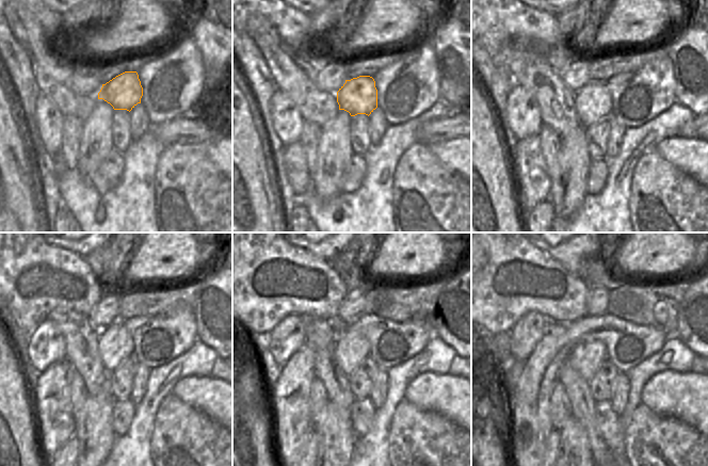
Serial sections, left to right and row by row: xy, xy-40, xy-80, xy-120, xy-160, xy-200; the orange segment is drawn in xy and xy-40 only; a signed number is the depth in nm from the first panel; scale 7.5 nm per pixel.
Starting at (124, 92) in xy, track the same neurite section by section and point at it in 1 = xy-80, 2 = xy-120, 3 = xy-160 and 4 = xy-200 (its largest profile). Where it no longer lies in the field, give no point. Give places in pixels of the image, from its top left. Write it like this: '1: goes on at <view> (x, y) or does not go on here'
1: goes on at xy-80 (593, 101)
2: goes on at xy-120 (115, 344)
3: goes on at xy-160 (351, 348)
4: goes on at xy-200 (585, 357)

